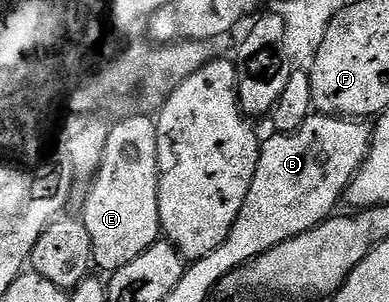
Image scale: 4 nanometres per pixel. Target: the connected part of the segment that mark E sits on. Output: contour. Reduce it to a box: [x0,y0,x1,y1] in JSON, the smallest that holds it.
[80,114,162,273]

